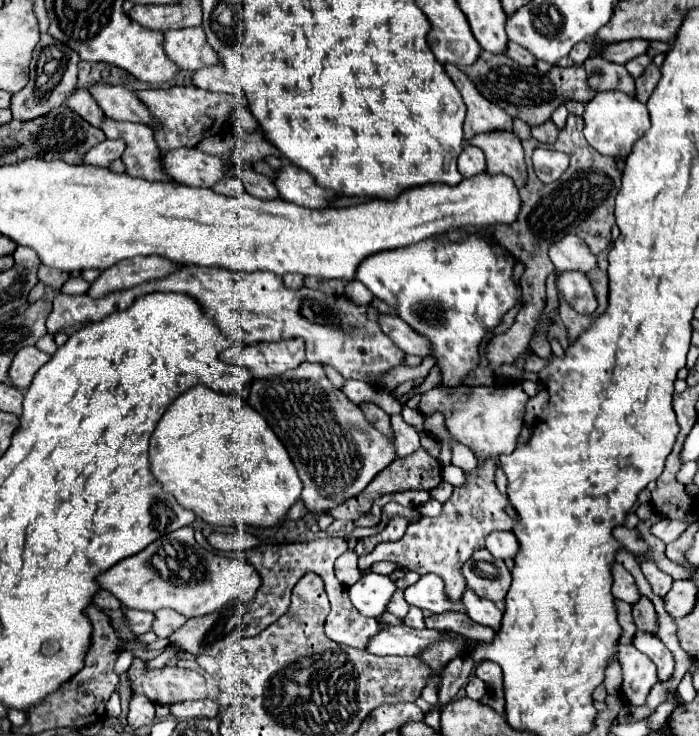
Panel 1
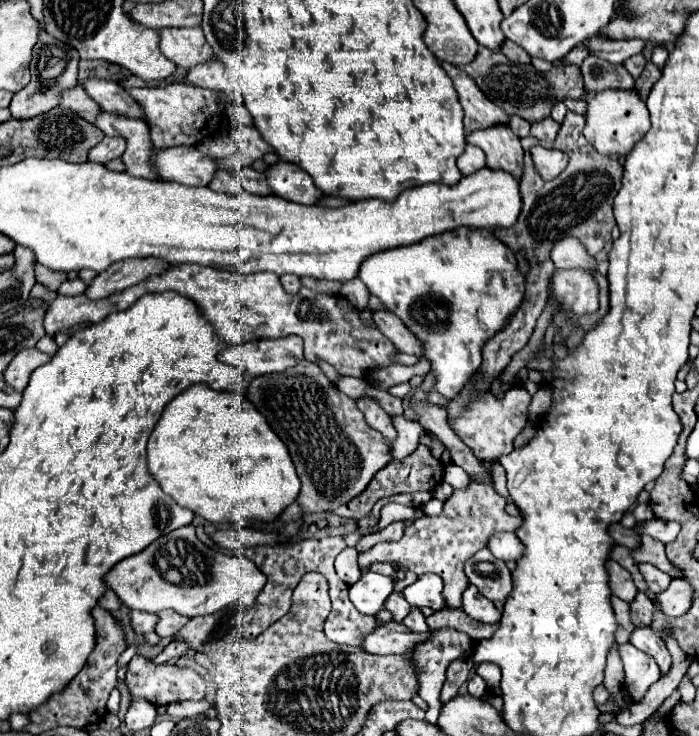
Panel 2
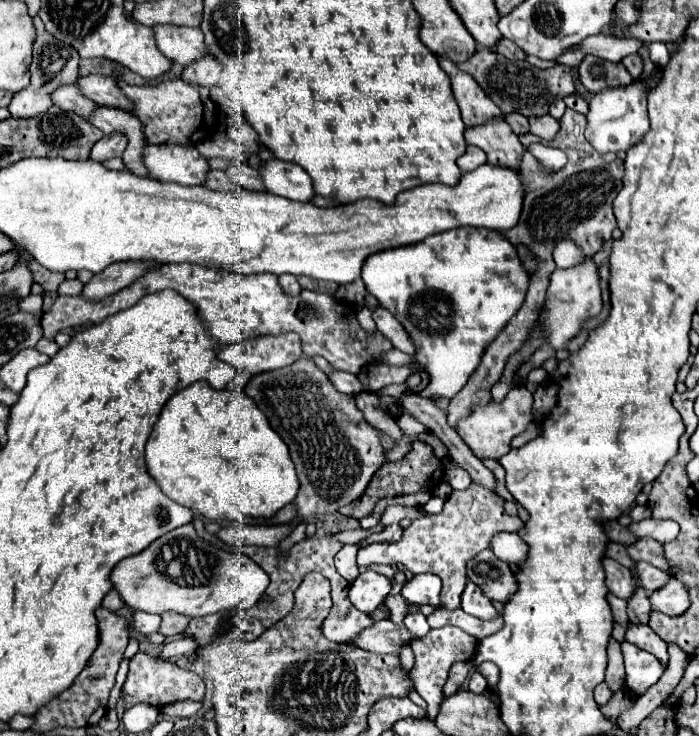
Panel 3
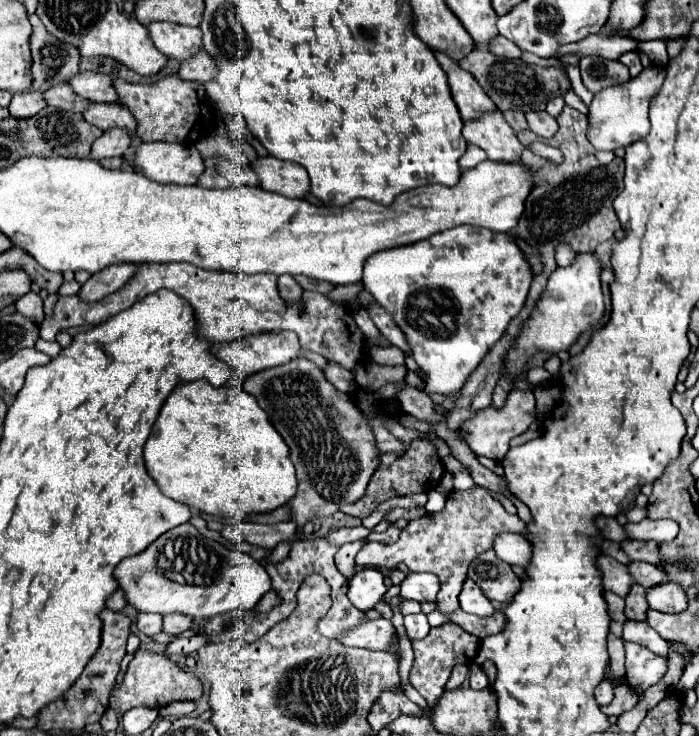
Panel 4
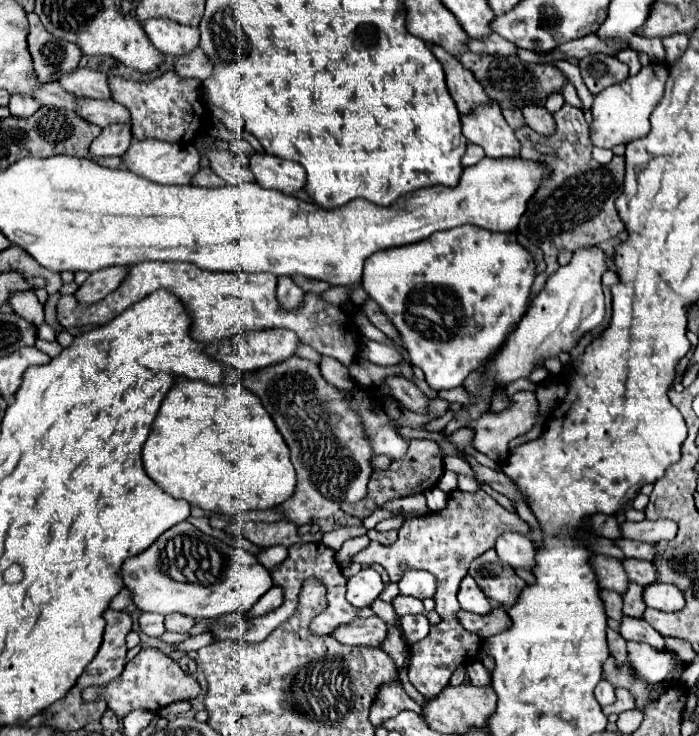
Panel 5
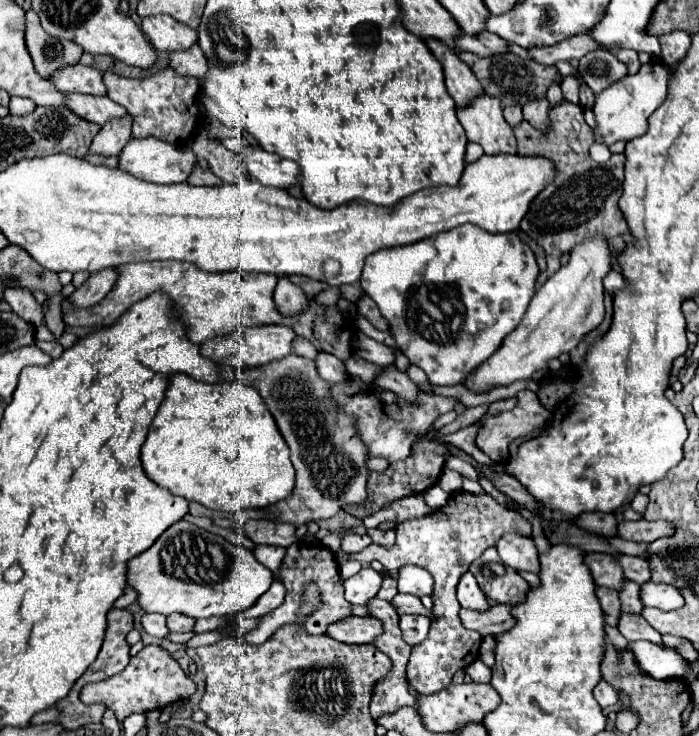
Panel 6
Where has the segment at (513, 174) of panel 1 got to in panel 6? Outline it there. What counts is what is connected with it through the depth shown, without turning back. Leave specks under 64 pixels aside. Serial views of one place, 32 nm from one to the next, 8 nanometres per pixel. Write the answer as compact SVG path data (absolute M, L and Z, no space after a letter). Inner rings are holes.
M482 92L468 104L456 108L456 116L466 130L470 142L478 142L486 154L518 152L510 124L504 120L502 104L494 96Z

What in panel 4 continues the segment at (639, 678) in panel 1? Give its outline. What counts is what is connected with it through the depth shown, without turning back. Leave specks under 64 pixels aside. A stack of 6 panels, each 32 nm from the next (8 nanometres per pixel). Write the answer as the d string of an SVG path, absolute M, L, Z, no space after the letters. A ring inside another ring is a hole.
M626 642L626 674L630 684L640 684L644 690L658 684L668 670L668 656L658 656L642 644Z

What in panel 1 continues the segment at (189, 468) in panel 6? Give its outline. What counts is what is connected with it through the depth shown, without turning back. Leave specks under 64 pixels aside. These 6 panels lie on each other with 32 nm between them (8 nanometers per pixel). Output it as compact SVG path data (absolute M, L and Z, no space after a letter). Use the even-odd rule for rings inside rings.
M204 384L186 390L172 402L152 432L148 454L150 470L162 488L172 494L180 506L192 510L212 526L274 526L284 520L288 508L300 498L302 492L302 482L296 468L284 444L268 428L266 420L252 410L250 404L244 406L240 398L214 392Z

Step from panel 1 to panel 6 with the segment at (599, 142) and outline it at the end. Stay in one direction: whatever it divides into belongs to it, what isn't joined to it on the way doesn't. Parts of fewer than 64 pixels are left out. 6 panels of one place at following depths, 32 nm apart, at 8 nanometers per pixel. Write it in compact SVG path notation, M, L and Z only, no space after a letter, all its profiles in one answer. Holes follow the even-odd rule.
M660 62L642 64L634 76L624 76L616 84L608 86L604 92L596 96L592 108L598 122L596 140L602 140L604 144L610 146L616 140L632 140L644 134L648 128L648 116L664 102L666 94L668 94L668 74L664 72L664 66Z

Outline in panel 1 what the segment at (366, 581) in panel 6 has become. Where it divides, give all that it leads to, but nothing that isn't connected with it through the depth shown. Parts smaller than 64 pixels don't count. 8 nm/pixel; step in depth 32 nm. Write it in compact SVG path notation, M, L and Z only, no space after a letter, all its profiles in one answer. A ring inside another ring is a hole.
M364 572L362 578L354 586L350 586L350 600L360 614L380 618L394 590L396 584L392 582L390 576Z

